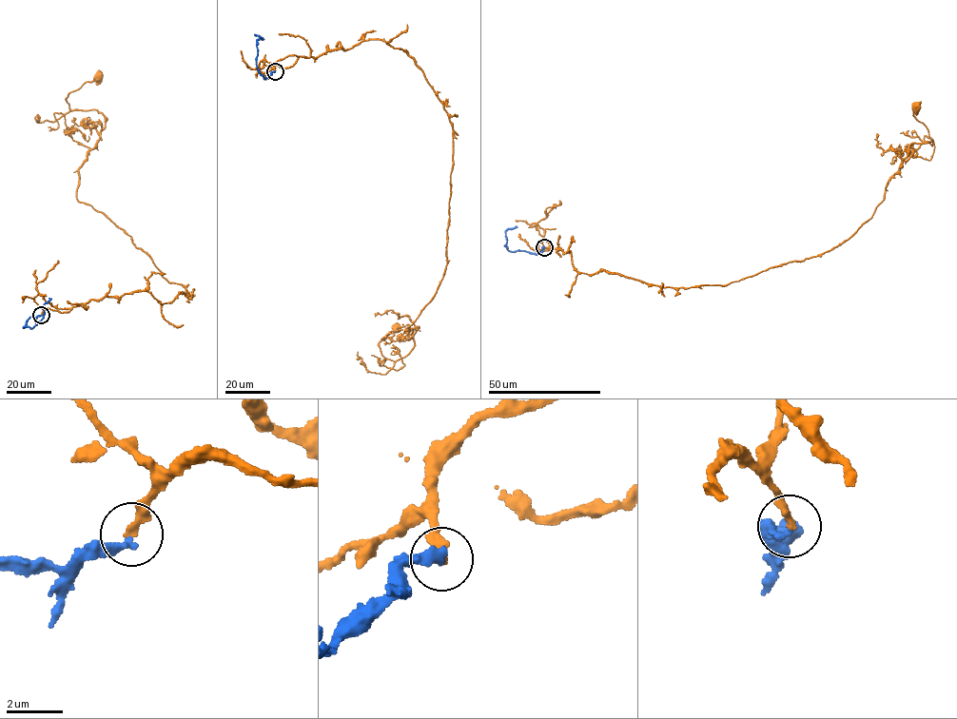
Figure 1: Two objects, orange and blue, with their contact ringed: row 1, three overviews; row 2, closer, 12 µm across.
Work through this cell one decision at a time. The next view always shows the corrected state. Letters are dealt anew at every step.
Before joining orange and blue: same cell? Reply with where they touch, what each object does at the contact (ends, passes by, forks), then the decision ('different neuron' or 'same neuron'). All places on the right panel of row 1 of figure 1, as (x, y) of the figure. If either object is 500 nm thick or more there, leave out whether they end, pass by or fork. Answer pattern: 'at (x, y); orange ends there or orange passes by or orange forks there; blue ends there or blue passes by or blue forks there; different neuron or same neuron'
at (544, 247); orange ends there; blue ends there; same neuron

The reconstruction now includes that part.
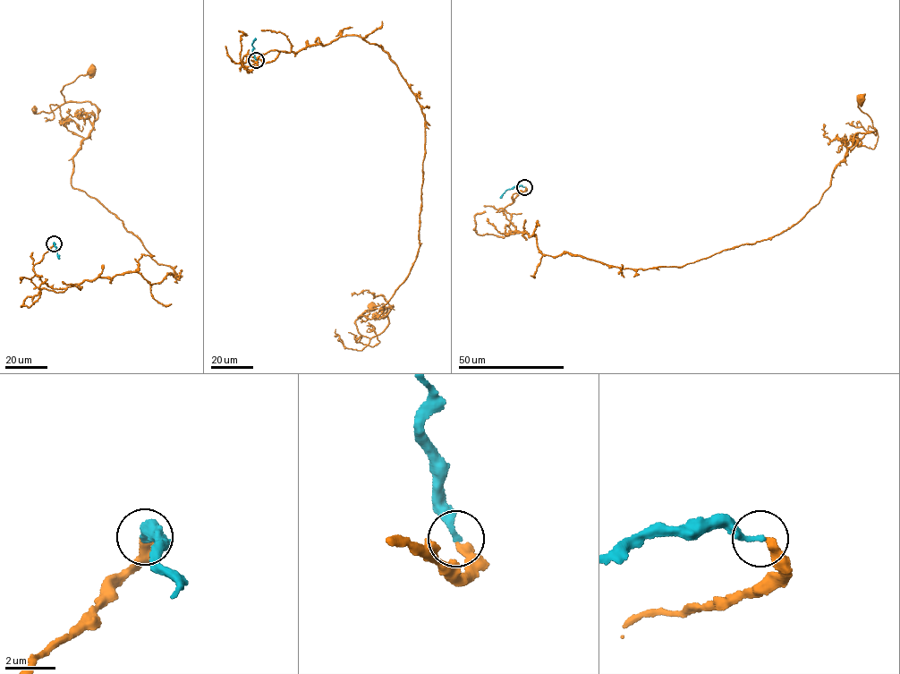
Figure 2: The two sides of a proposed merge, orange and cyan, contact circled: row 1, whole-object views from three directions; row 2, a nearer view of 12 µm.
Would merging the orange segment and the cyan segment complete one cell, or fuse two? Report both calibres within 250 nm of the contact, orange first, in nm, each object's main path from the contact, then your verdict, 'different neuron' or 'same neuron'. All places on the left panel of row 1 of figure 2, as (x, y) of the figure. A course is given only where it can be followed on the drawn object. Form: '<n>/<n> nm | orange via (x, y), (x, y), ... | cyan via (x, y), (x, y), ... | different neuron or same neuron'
360/240 nm | orange via (53, 243), (33, 268), (54, 288), (174, 276), (72, 186), (73, 157), (97, 110), (61, 91), (91, 71) | cyan via (53, 243), (59, 259) | same neuron

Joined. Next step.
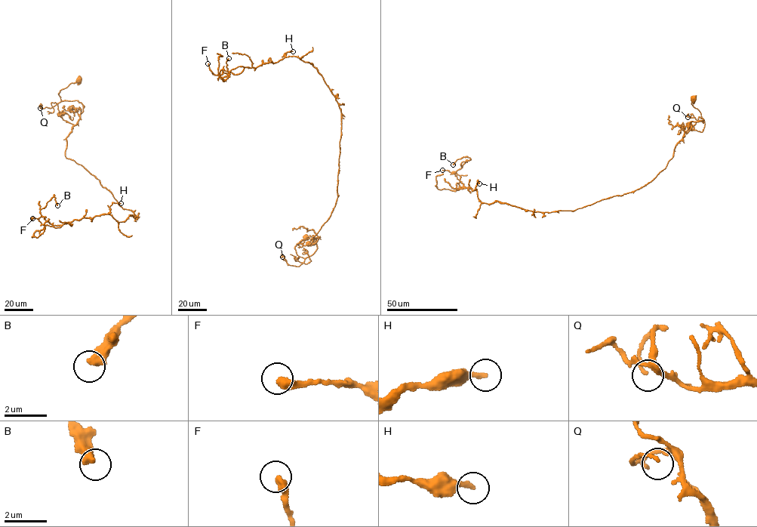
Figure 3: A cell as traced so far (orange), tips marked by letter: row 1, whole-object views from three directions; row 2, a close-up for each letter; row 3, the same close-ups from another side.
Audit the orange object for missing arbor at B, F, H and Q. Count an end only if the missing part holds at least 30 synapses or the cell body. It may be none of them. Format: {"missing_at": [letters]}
{"missing_at": []}

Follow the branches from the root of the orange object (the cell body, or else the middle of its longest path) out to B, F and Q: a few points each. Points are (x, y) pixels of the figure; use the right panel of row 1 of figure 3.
B: (693, 99), (703, 120), (689, 123), (654, 178), (574, 211), (481, 202), (455, 175), (469, 158), (453, 164)
F: (693, 99), (703, 120), (689, 123), (654, 178), (574, 211), (481, 202), (442, 170)
Q: (693, 99), (691, 103), (700, 112), (703, 123), (689, 117), (687, 114), (687, 117)

